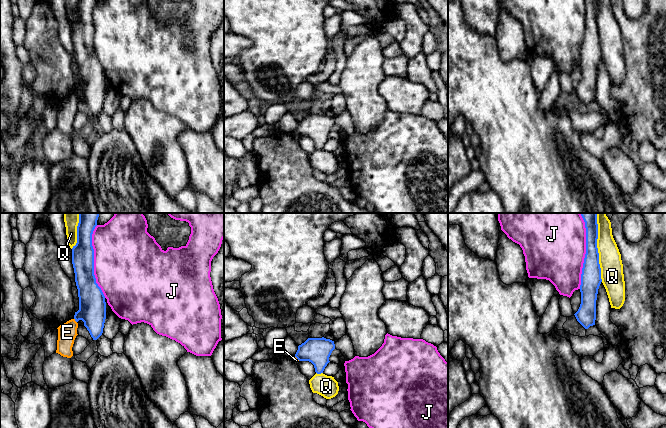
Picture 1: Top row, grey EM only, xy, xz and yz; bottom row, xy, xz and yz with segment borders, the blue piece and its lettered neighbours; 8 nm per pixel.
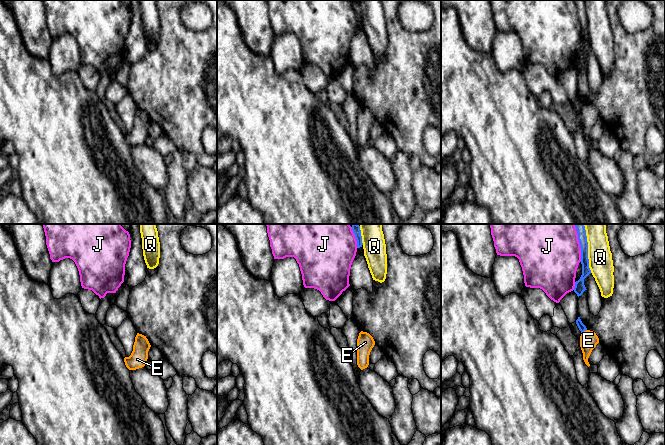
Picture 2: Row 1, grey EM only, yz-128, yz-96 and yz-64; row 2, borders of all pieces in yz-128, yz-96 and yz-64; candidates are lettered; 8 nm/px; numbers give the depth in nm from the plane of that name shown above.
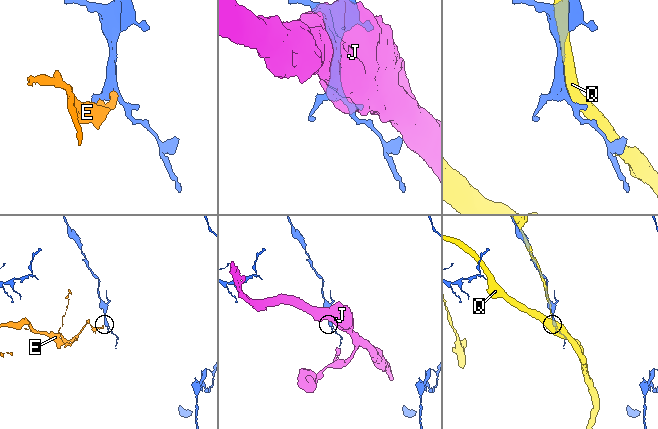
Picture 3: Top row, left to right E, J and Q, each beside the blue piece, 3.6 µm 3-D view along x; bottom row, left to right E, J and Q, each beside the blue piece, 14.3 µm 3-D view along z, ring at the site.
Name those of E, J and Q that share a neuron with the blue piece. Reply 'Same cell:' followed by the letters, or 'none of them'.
Same cell: none of them

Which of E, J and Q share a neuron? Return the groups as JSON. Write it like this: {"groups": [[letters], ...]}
{"groups": [["E"], ["J"], ["Q"]]}

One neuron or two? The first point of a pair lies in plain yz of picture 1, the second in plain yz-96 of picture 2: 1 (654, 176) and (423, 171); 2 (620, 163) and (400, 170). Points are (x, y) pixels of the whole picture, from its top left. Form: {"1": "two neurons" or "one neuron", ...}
{"1": "one neuron", "2": "two neurons"}

